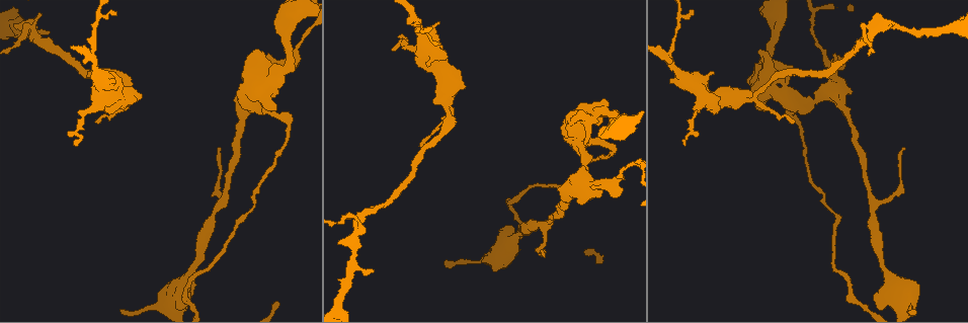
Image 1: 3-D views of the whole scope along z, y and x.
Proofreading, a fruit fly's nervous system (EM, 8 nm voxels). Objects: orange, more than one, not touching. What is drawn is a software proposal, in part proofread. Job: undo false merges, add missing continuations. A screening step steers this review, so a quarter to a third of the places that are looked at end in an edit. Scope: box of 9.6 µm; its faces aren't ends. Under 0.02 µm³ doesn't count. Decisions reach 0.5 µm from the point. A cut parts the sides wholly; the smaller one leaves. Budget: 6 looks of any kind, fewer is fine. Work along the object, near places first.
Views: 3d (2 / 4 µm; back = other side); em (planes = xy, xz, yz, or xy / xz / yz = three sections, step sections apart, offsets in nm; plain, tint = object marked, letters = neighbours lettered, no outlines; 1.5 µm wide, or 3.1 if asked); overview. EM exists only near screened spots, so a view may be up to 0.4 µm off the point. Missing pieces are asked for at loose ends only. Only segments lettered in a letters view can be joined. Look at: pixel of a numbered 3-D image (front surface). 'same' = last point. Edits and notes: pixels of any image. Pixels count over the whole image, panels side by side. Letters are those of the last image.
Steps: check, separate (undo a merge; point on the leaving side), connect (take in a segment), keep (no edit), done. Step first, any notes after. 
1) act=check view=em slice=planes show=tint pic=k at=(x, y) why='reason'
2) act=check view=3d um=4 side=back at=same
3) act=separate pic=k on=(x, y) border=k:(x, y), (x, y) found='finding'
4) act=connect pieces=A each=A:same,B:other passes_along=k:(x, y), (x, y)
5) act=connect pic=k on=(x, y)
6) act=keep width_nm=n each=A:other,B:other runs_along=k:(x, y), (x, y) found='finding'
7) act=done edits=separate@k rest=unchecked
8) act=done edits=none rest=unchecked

act=check view=3d um=2 pic=1 at=(219, 204) why='narrows sharply'

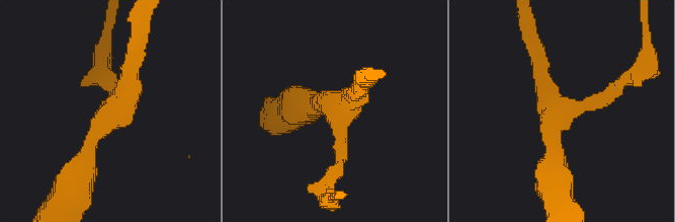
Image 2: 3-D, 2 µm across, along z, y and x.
act=check view=em slice=xy step=4 show=tint pic=2 at=(110, 117) why='now the EM'

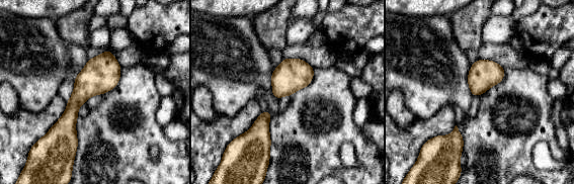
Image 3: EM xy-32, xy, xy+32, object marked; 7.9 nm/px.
act=check view=em slice=planes show=letters at=same why='another direction'

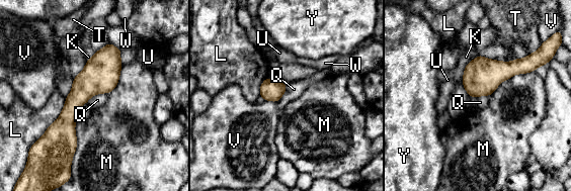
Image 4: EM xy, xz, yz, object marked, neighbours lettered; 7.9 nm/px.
act=keep longest_contact=M:400nm each=K:other,L:other,M:other,Q:other,T:other,U:other,V:other,W:other,Y:other runs_along=4:(110, 46), (70, 108), (71, 137) found='one neuron here'

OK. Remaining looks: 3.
act=check view=3d um=4 pic=1 at=(797, 120) why='abrupt turn'

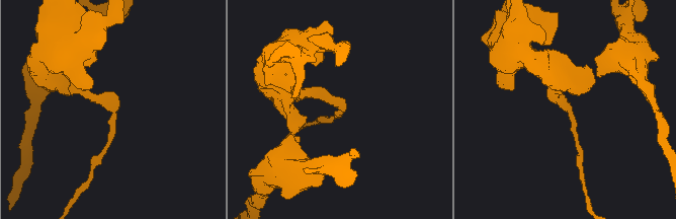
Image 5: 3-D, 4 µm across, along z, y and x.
act=check view=em slice=xz step=8 show=letters pic=5 at=(344, 108) why='now the EM'

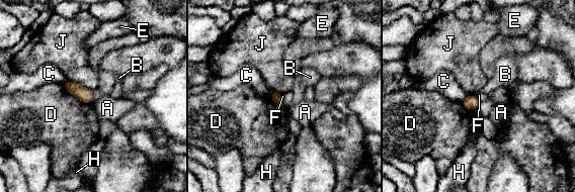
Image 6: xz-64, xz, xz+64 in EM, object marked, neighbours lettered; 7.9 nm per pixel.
act=separate pic=6 on=(274, 94) each=A:other,B:other,C:other,D:other,E:other,F:other,H:other,J:other border=6:(280, 96), (271, 98) found='a second neuron is stuck on'

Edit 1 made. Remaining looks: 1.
act=done edits=separate@6 rest=unchecked

